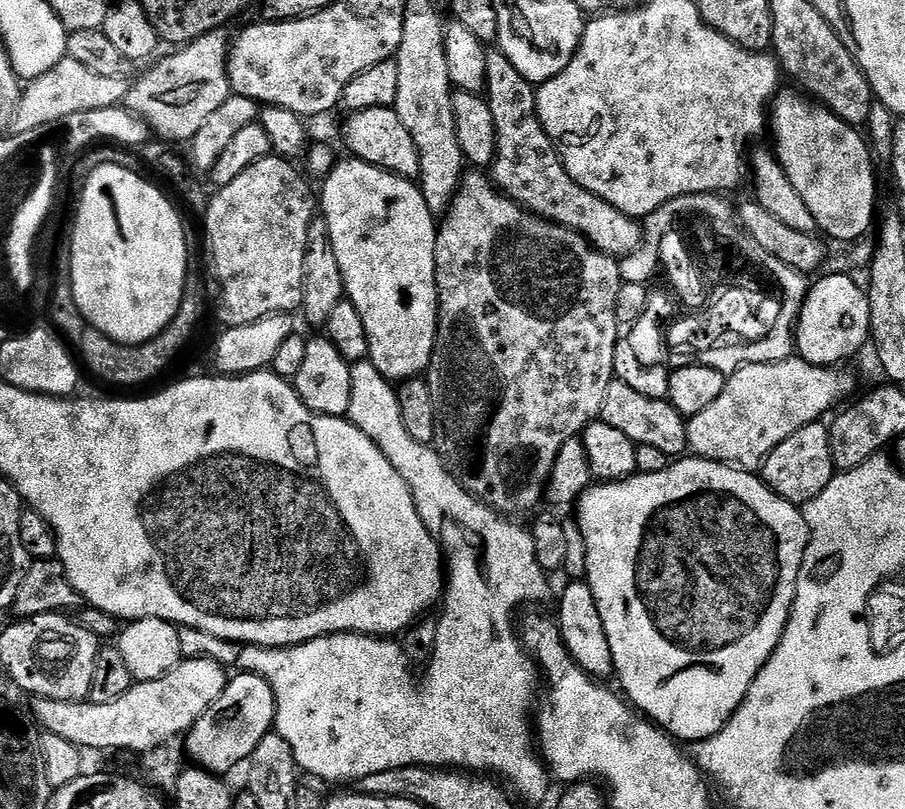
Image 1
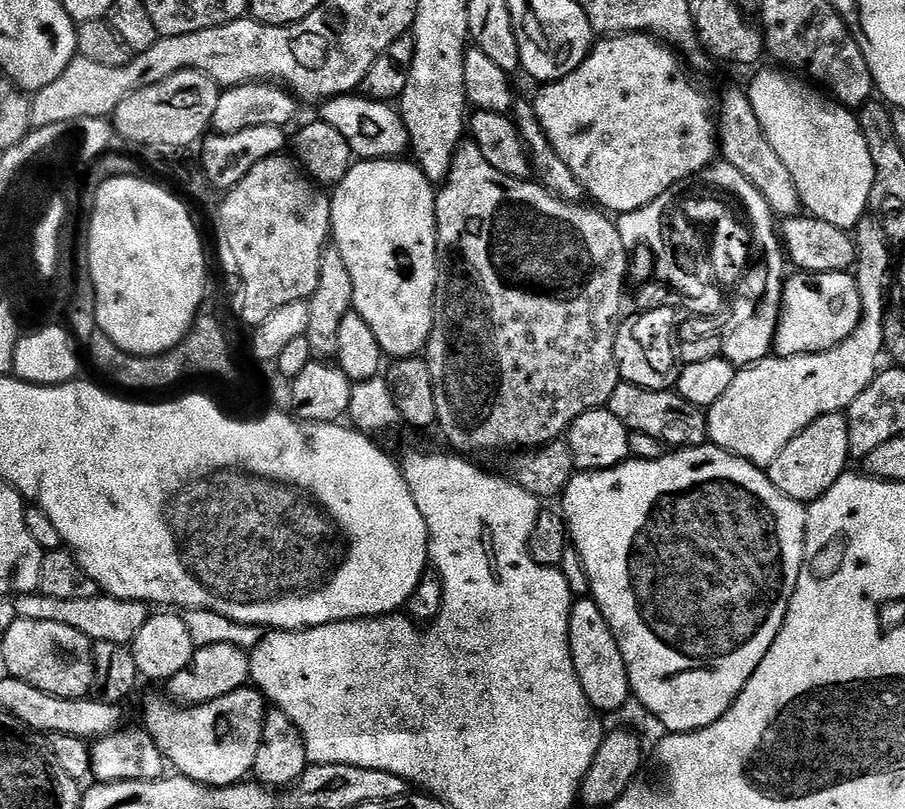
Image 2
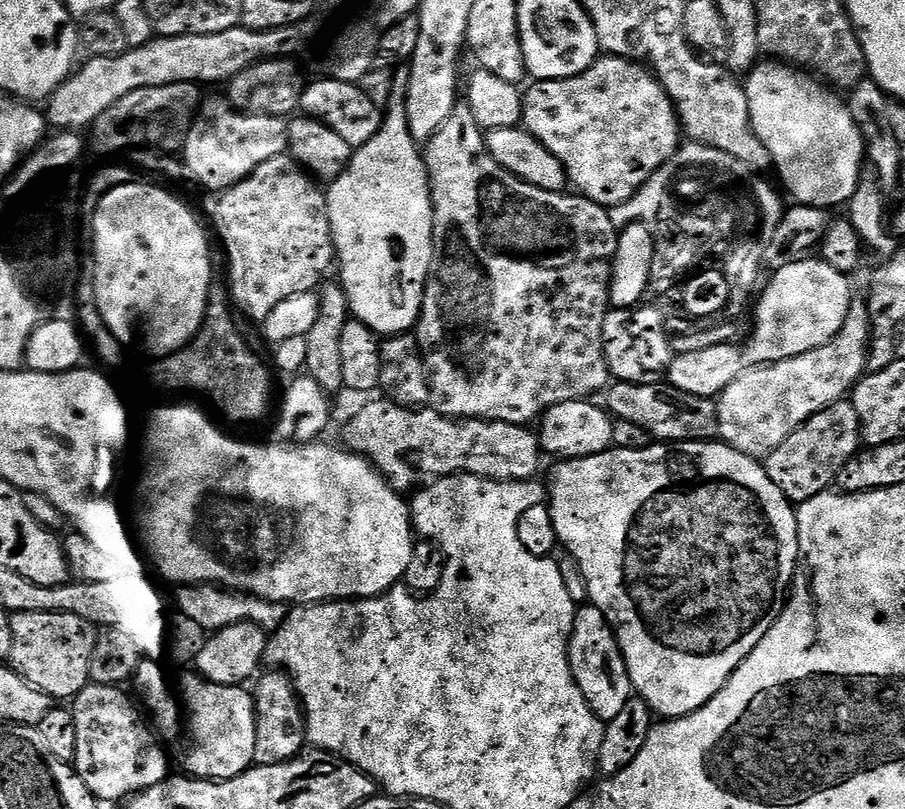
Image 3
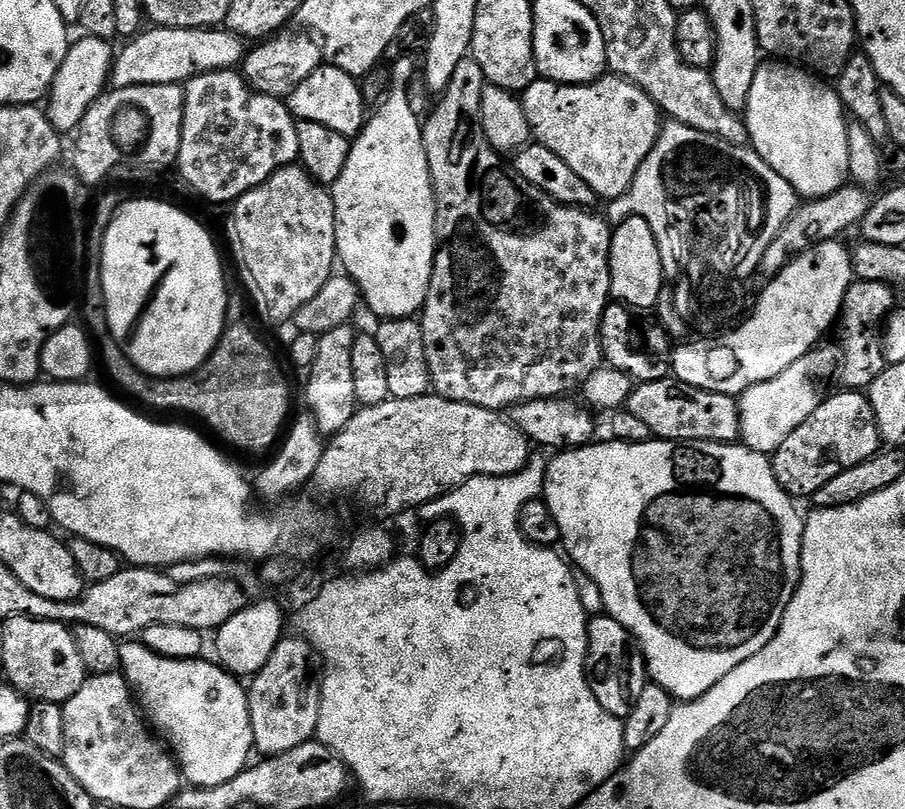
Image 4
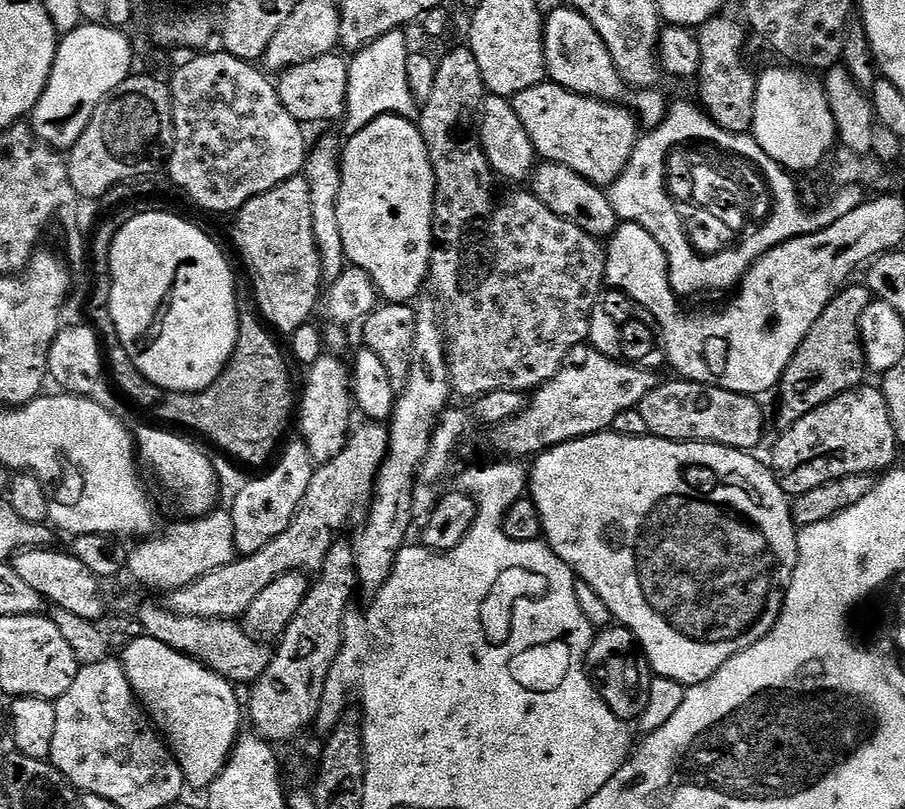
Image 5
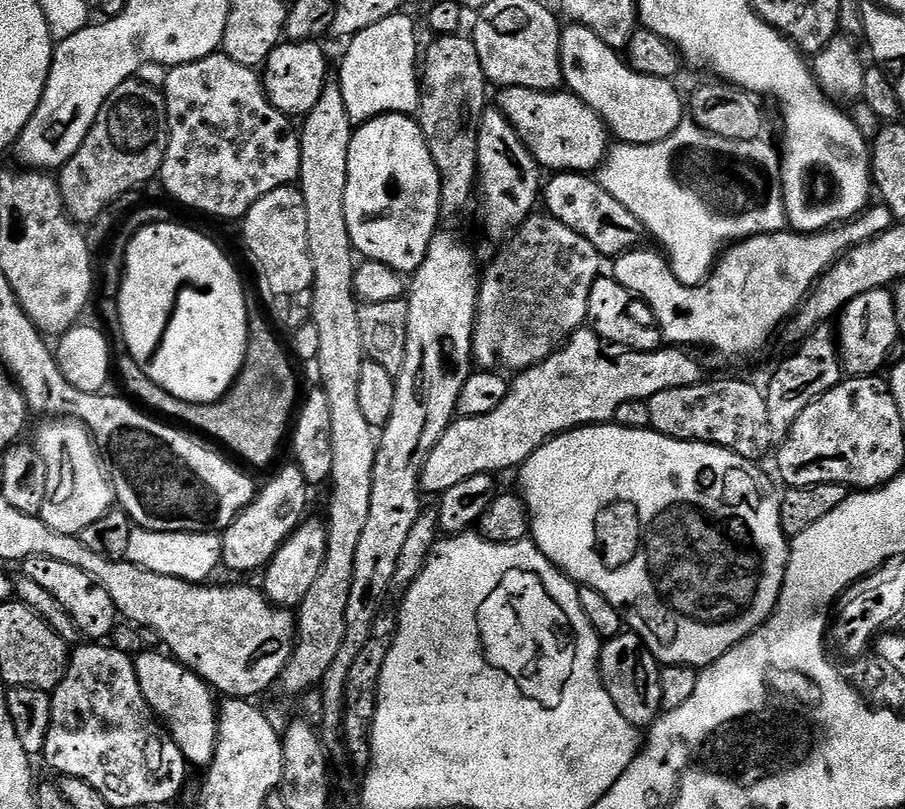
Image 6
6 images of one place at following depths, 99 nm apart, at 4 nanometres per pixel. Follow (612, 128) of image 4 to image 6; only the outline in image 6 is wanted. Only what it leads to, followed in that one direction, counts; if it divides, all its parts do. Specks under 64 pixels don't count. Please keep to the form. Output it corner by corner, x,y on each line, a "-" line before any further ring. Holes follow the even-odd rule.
526,86
500,88
498,107
514,126
518,138
532,152
541,169
592,174
599,169
610,147
608,125
586,102
567,90
539,92

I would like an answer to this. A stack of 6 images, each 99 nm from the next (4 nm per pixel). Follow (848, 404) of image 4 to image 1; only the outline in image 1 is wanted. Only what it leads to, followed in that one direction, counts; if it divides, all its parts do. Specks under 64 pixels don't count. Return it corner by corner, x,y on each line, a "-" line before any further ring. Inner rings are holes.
817,422
802,426
790,438
786,438
775,450
762,461
762,479
773,492
790,503
803,506
812,500
826,486
830,486
832,477
837,471
832,461
832,433
823,423

